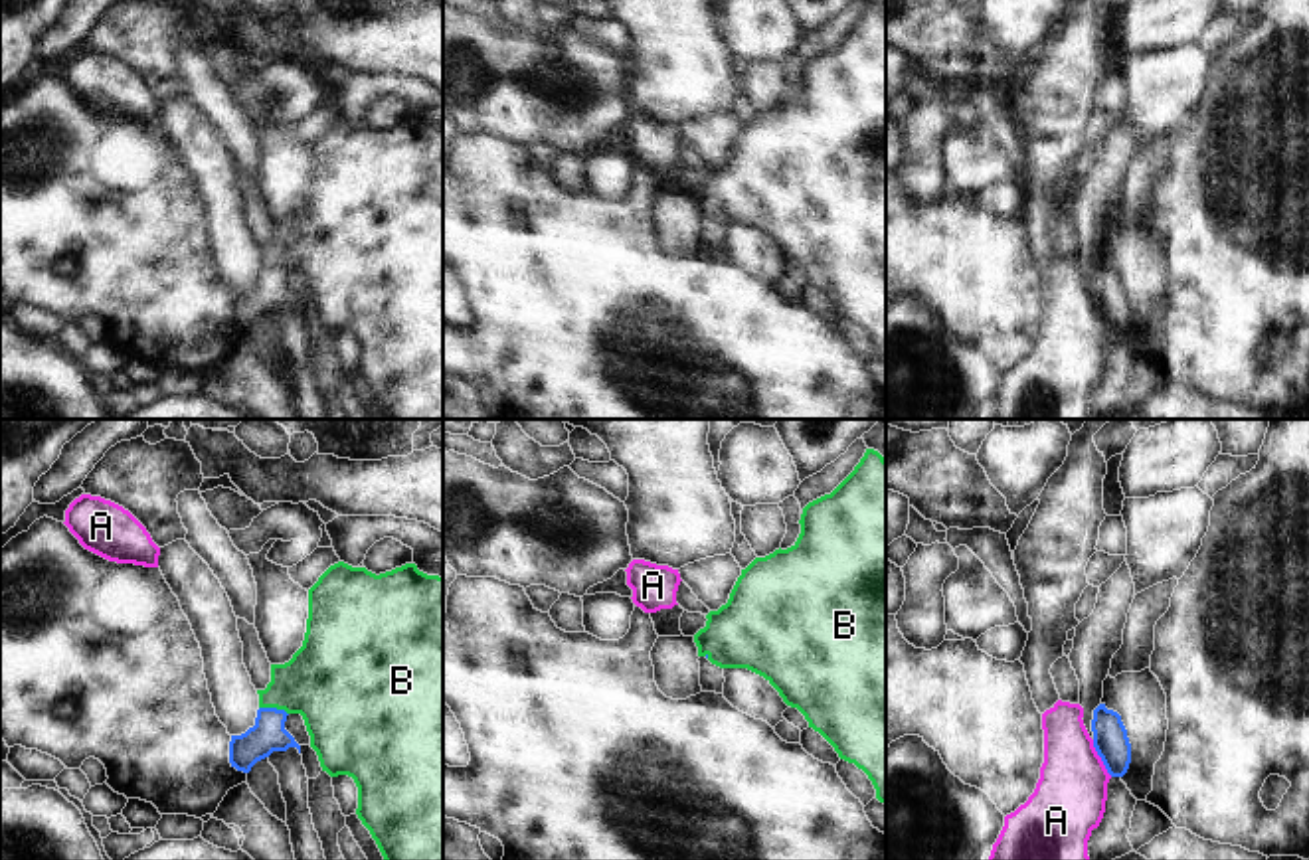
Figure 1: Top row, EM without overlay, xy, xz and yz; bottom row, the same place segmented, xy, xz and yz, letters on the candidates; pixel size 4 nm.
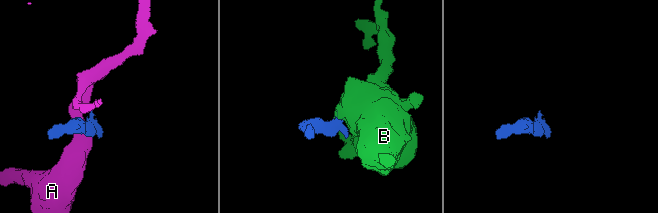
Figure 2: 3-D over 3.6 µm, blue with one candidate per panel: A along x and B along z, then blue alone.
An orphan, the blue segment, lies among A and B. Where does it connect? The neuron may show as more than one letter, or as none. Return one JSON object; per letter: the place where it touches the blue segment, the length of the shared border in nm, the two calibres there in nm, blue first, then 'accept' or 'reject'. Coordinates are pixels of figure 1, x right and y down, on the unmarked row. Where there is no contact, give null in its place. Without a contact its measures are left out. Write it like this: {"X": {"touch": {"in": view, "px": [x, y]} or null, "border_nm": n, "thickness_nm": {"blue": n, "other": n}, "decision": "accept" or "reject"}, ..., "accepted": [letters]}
{"A": {"touch": {"in": "yz", "px": [1100, 313]}, "border_nm": 170, "thickness_nm": {"blue": 140, "other": 300}, "decision": "reject"}, "B": {"touch": {"in": "xy", "px": [273, 265]}, "border_nm": 120, "thickness_nm": {"blue": 140, "other": 360}, "decision": "accept"}, "accepted": ["B"]}

